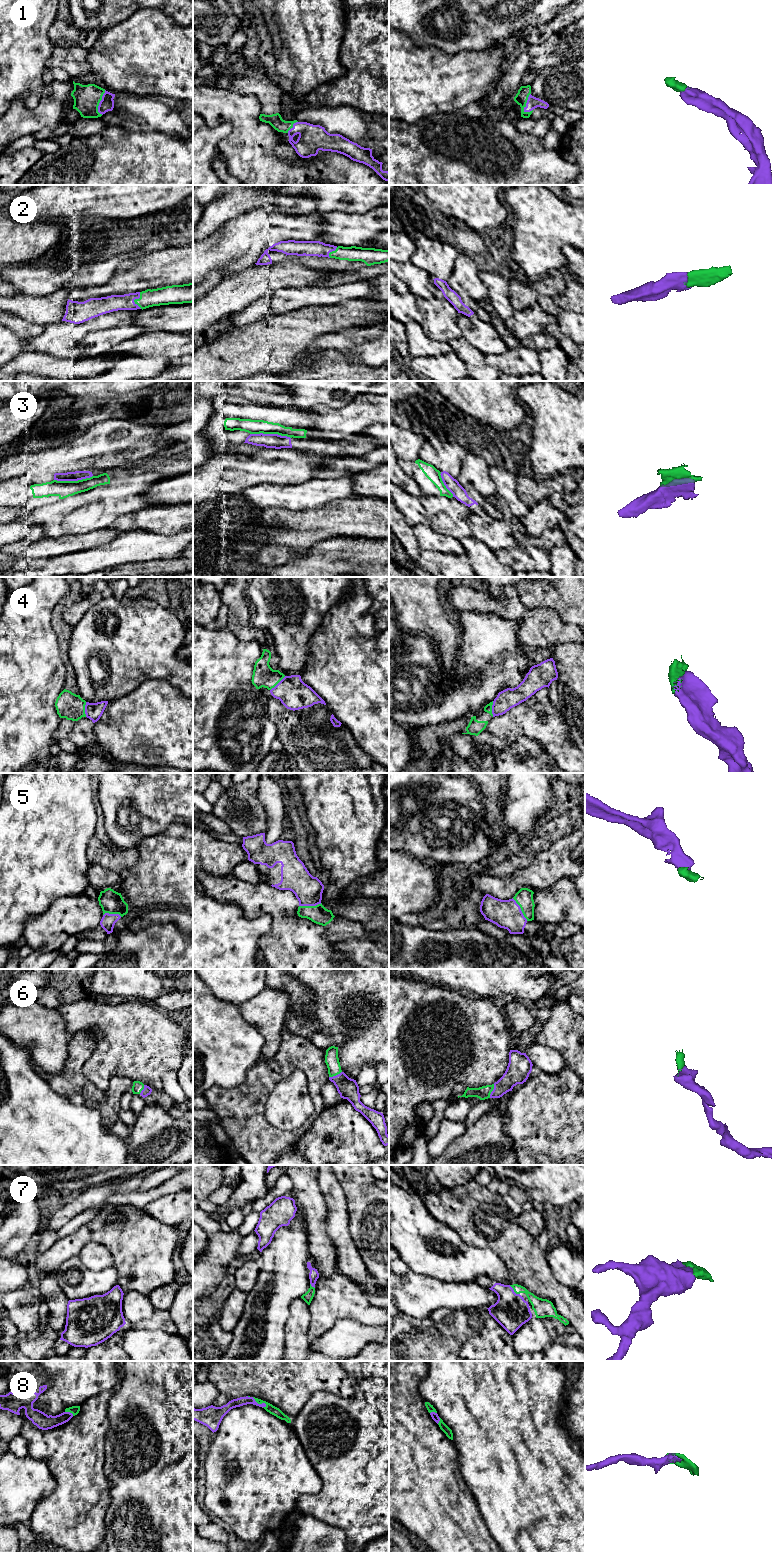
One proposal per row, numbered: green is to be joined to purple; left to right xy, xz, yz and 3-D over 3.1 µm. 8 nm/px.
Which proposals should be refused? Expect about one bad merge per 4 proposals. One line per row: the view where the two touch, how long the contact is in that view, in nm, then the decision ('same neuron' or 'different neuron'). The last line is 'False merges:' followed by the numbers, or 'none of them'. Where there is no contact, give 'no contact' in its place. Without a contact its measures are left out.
1: yz | 170 nm | same neuron
2: xy | 140 nm | same neuron
3: xz | 340 nm | different neuron
4: yz | 130 nm | same neuron
5: yz | 220 nm | same neuron
6: yz | 120 nm | same neuron
7: yz | 120 nm | same neuron
8: xz | 140 nm | same neuron
False merges: 3

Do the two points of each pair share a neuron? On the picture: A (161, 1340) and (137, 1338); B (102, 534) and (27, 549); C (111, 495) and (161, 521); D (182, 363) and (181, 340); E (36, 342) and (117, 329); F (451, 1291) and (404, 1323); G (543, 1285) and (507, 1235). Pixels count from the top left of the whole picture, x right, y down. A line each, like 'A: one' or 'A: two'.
A: one
B: one
C: two
D: two
E: one
F: two
G: one

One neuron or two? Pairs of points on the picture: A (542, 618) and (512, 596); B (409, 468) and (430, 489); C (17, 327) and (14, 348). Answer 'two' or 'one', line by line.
A: one
B: one
C: two

